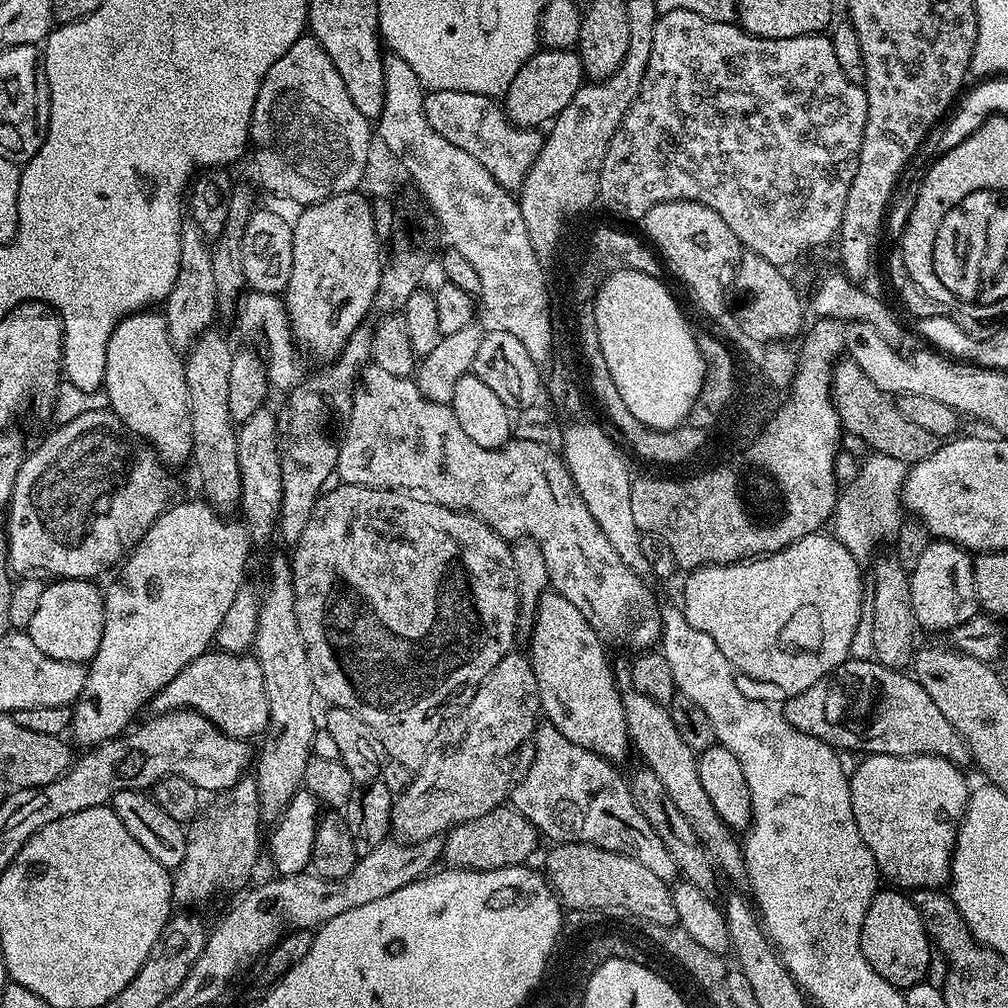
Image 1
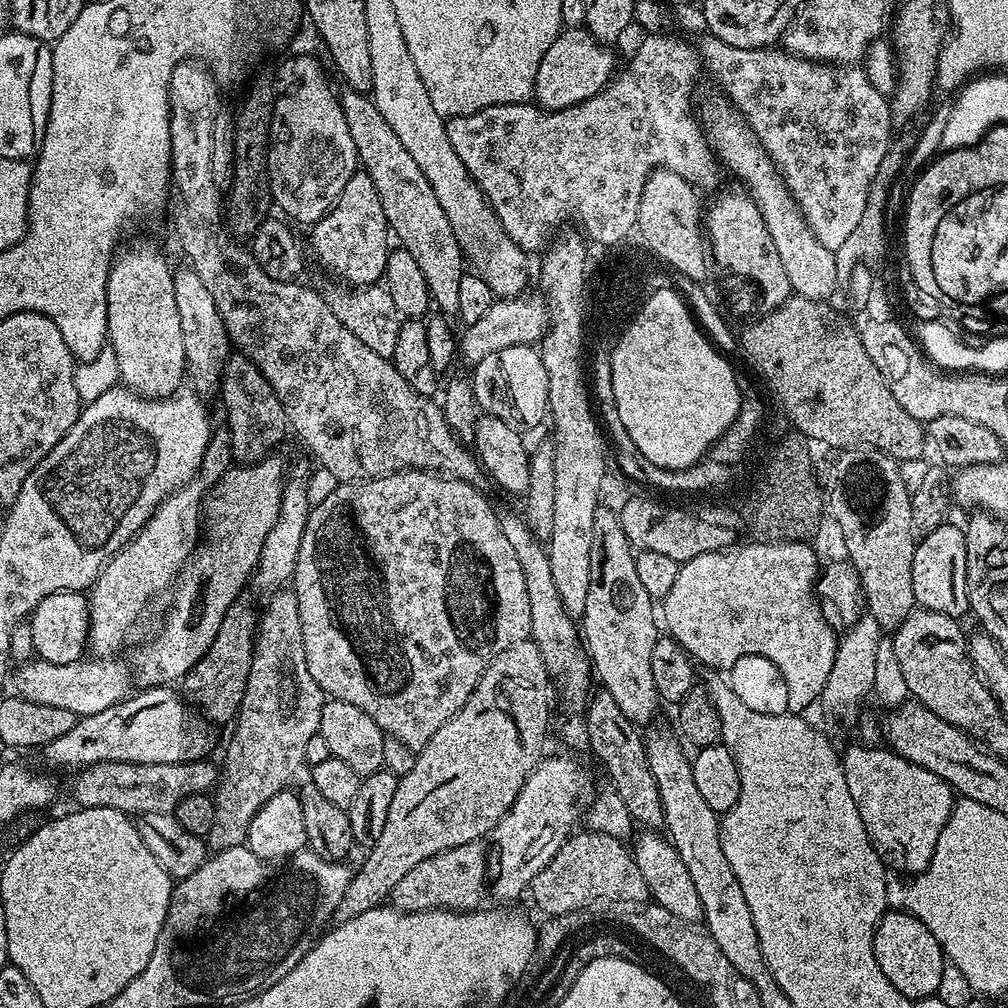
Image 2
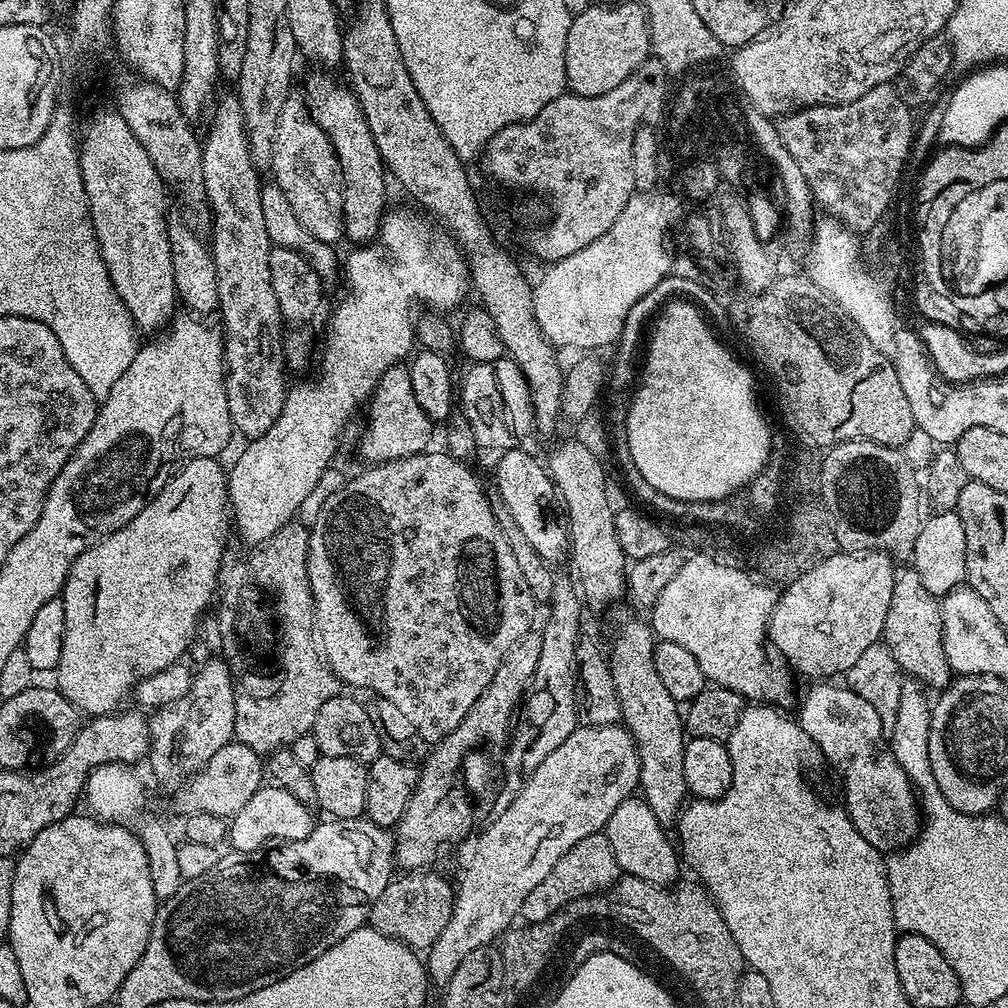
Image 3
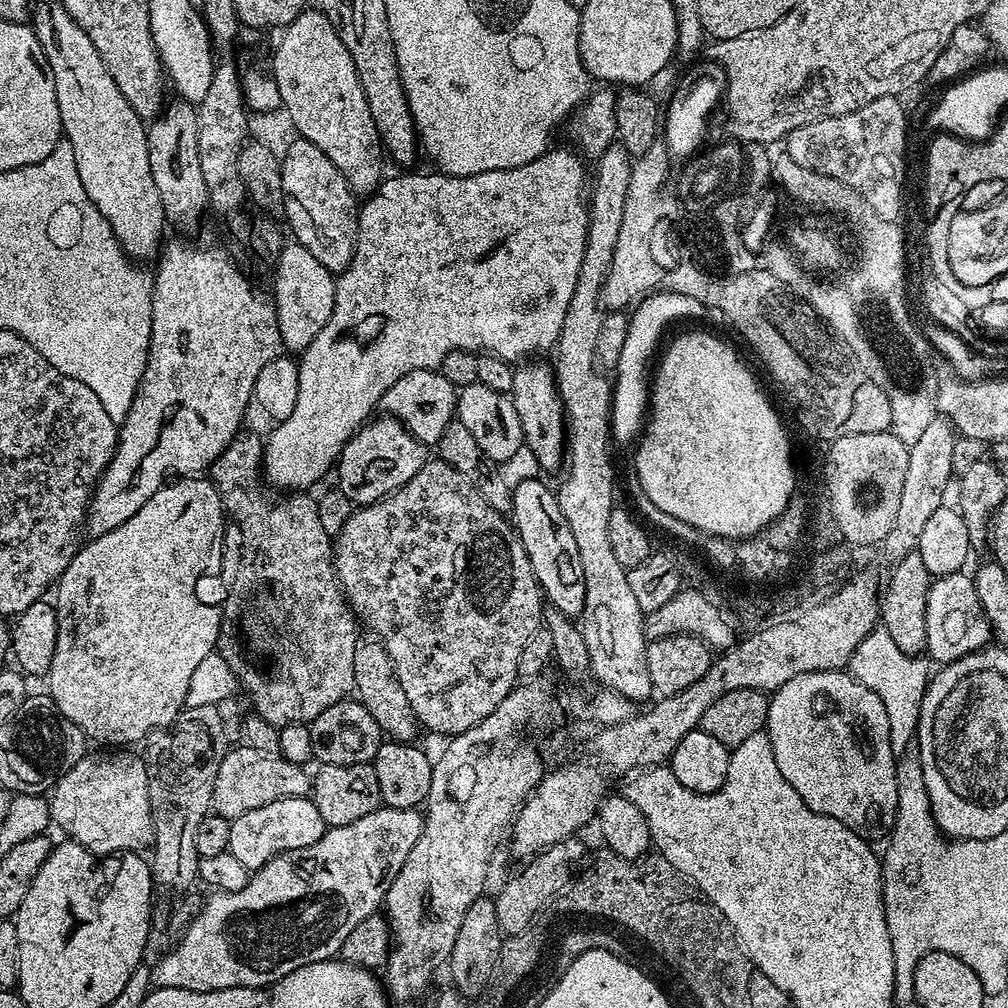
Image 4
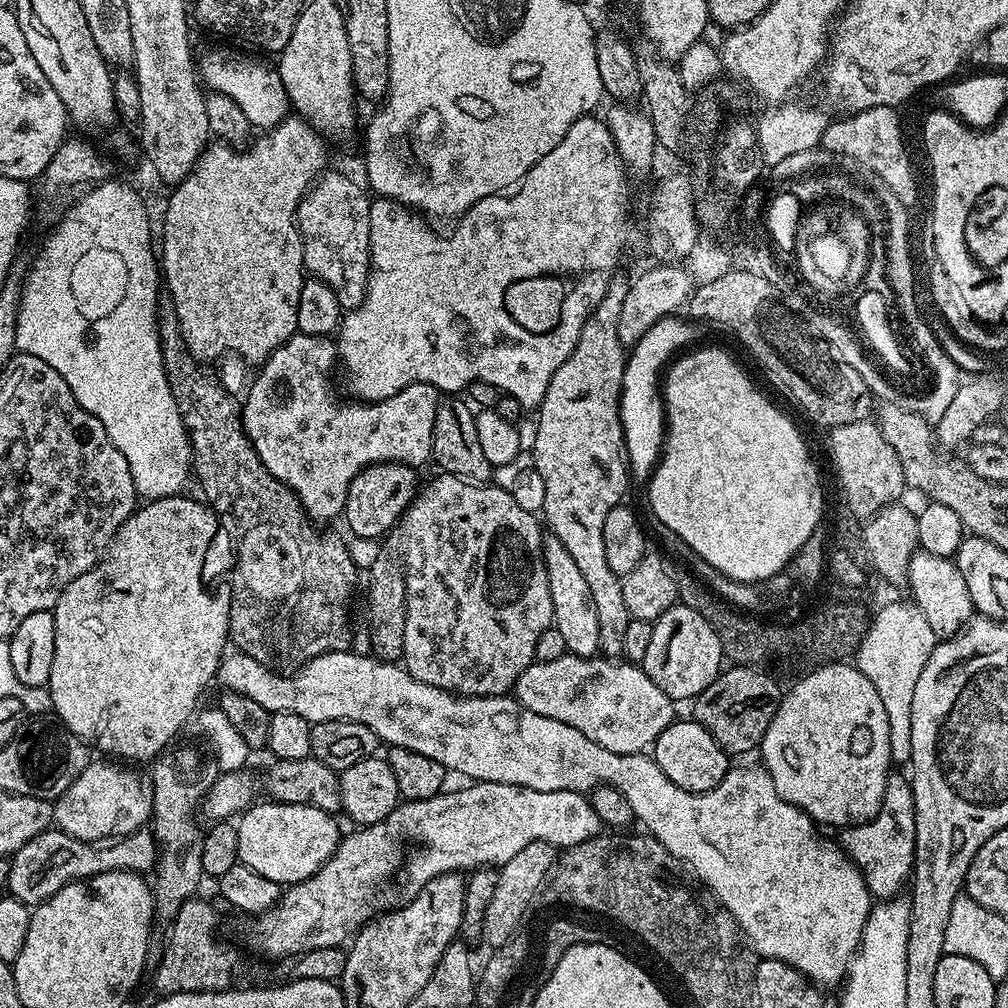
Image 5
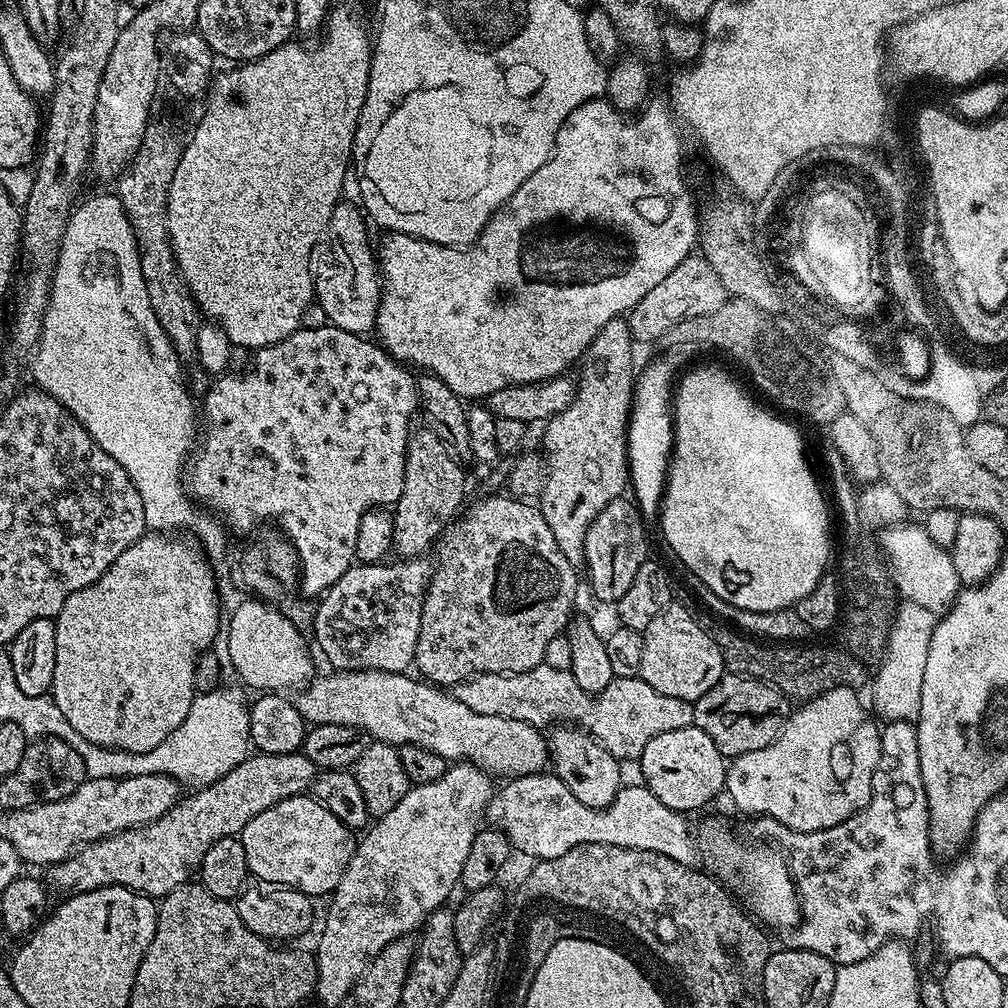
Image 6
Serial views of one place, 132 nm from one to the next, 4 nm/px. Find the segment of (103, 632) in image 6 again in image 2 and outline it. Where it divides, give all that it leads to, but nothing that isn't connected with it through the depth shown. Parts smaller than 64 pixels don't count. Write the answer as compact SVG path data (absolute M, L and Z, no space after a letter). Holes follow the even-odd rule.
M226 426L213 427L212 437L208 439L206 454L202 454L200 469L195 476L188 480L177 492L168 493L168 497L156 507L154 514L142 526L142 530L126 546L122 546L108 560L108 564L92 583L88 598L88 647L87 651L96 658L112 658L117 655L123 646L124 639L132 632L136 619L148 608L148 603L155 596L160 596L164 591L173 587L174 581L179 577L182 569L187 565L190 557L198 547L202 536L202 505L204 495L226 474L226 470L234 467L232 454L232 435Z

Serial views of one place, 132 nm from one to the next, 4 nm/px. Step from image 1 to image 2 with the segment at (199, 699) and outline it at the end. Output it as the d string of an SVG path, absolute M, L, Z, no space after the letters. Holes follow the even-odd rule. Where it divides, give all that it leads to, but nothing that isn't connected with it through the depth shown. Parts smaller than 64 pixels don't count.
M168 686L145 688L129 695L120 703L101 710L99 714L81 716L62 738L45 744L42 755L52 764L65 764L71 770L79 770L98 762L130 762L131 764L185 764L191 760L203 760L212 748L213 725L199 711L186 703L179 691Z

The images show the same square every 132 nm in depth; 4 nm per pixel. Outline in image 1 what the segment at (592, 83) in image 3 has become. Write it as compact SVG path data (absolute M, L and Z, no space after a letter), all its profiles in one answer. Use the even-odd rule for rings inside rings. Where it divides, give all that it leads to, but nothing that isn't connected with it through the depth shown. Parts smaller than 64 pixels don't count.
M541 47L524 63L522 70L514 74L514 82L510 82L506 93L507 114L519 128L539 129L540 124L547 125L555 120L557 114L568 105L570 98L578 94L585 80L579 51Z

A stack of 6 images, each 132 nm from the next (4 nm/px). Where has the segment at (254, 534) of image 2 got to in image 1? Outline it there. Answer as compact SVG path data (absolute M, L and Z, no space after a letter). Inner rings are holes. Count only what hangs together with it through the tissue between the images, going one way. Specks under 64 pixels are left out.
M203 498L184 500L181 504L173 503L152 523L150 530L146 530L146 534L142 534L136 547L128 553L126 559L119 565L118 571L115 573L115 575L117 574L116 581L104 592L102 642L98 646L94 658L87 665L88 677L86 678L83 698L77 700L72 708L70 736L73 736L78 743L84 744L83 746L95 746L121 735L133 723L131 720L143 708L151 705L153 698L166 686L166 682L170 682L170 678L174 678L174 674L178 674L178 670L182 670L182 666L186 666L194 658L198 658L203 652L209 651L213 647L218 626L222 626L222 618L226 618L226 610L230 610L230 605L234 603L234 598L238 594L241 584L245 583L244 563L248 560L248 551L254 547L254 541L247 527L239 519L237 519L238 521L227 520L224 516L227 515L221 514Z

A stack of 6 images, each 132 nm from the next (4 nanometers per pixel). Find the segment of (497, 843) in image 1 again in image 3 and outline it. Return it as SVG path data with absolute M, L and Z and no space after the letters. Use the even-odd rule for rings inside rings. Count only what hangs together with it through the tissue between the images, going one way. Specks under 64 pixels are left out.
M412 870L401 878L393 878L378 894L372 903L368 915L368 924L374 930L386 934L390 938L400 940L413 950L427 950L432 943L446 930L446 922L450 922L454 884L451 879L432 872L436 870Z

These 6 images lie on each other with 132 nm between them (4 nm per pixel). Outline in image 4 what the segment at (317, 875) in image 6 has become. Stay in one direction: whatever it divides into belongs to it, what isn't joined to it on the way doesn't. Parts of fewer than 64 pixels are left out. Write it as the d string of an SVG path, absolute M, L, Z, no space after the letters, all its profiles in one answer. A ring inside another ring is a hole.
M278 798L278 802L258 806L258 810L250 810L250 814L242 814L232 821L227 851L234 854L234 858L238 858L242 866L255 870L266 866L266 862L270 862L278 854L314 846L314 842L318 842L318 838L322 838L325 831L322 814L318 814L318 806L314 806L311 798Z

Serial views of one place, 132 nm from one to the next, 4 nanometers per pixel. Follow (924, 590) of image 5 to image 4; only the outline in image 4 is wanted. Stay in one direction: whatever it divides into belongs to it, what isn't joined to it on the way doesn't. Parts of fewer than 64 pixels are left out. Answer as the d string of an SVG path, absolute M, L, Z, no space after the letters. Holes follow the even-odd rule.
M961 570L933 579L926 598L926 652L937 660L937 665L953 664L971 652L989 647L994 633L978 602L975 579Z

